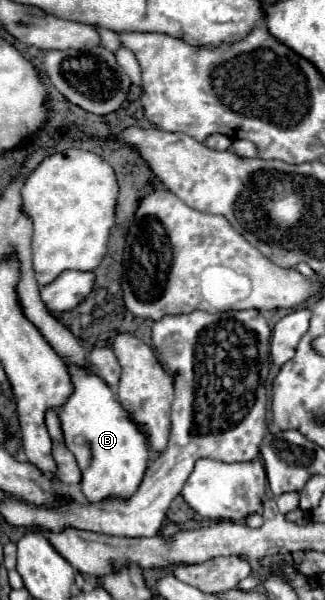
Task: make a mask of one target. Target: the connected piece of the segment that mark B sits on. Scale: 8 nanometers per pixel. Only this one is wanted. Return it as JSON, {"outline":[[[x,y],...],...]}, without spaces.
{"outline":[[[69,368],[69,372],[71,372],[75,390],[69,396],[69,400],[65,402],[65,406],[59,408],[59,418],[61,418],[65,444],[71,450],[71,454],[75,456],[77,466],[81,470],[81,490],[89,504],[99,504],[107,498],[127,500],[137,492],[137,488],[141,486],[141,480],[145,476],[145,468],[147,468],[147,460],[149,460],[149,448],[147,448],[145,434],[133,424],[133,420],[129,418],[129,414],[125,412],[121,402],[113,396],[111,388],[95,372],[73,372],[73,368]]]}

